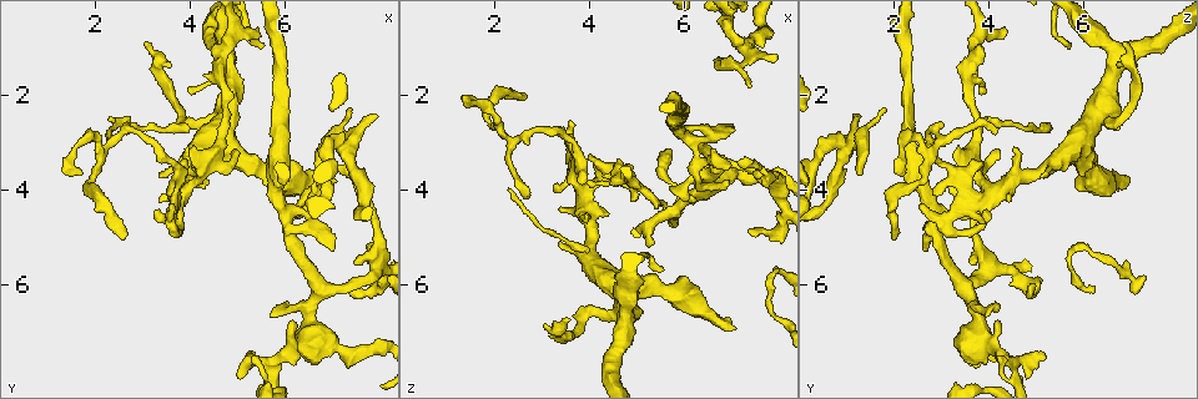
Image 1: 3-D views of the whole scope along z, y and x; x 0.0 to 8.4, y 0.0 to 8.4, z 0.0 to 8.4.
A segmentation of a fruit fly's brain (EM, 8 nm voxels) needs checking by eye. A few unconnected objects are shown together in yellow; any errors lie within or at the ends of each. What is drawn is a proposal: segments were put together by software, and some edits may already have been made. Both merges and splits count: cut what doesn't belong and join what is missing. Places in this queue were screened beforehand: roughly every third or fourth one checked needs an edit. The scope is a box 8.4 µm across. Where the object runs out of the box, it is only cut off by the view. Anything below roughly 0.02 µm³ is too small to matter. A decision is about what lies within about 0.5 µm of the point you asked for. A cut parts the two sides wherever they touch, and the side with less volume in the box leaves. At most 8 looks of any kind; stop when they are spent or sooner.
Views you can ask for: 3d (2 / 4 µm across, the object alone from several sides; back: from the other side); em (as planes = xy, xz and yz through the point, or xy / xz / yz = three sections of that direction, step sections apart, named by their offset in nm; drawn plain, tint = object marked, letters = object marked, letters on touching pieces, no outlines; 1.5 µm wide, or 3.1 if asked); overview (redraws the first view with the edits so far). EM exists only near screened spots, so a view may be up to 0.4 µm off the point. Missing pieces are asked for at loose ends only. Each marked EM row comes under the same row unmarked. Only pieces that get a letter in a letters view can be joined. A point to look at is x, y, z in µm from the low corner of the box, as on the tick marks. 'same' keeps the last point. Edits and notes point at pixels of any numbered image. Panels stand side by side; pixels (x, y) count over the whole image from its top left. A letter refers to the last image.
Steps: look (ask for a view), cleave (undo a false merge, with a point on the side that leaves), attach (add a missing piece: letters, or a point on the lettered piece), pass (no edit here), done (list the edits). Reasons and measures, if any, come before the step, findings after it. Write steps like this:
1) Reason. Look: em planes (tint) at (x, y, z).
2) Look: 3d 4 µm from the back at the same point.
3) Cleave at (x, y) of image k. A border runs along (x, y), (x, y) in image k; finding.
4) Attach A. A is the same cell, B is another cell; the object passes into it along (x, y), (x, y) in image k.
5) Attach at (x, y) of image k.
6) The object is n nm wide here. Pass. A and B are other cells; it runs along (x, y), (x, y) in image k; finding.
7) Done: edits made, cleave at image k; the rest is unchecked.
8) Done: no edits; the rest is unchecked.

An open end. Look: 3d 2 µm at (7.05, 3.85, 6.90).

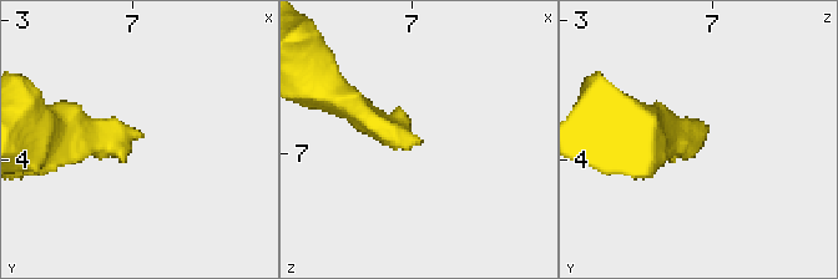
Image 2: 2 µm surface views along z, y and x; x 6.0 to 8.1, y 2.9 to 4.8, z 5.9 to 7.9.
Look: em 3.1 µm planes (letters) at (7.06, 3.82, 6.94).

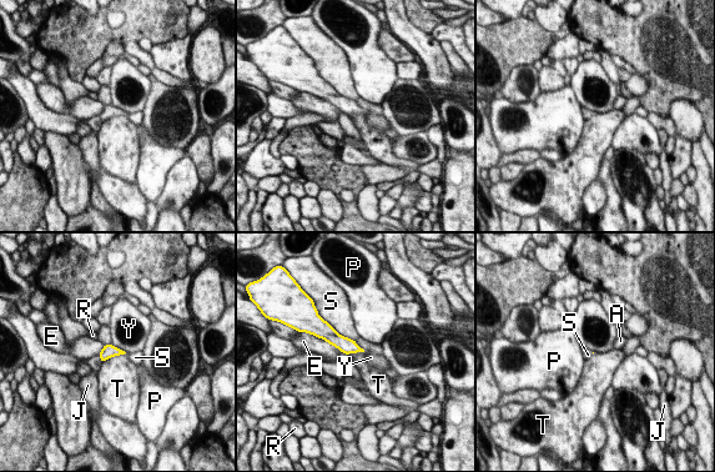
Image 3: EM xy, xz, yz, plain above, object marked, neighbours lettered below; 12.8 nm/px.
Pass. A, E, J, P, R, S, T and Y are other cells; a border runs along (124, 354), (111, 356), (102, 362) in image 3; none of them fits.

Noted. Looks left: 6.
Branch stops here. Look: em xz step 4 (tint) at (7.50, 5.50, 3.60).

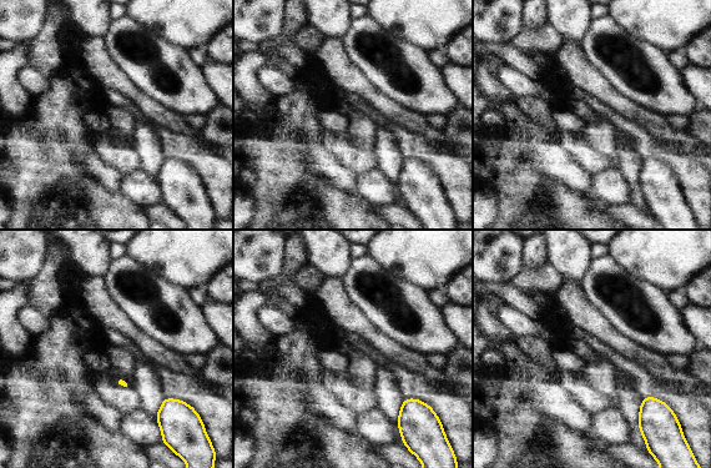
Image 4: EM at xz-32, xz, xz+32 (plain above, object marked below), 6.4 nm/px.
Look: em planes (letters) at the same point.

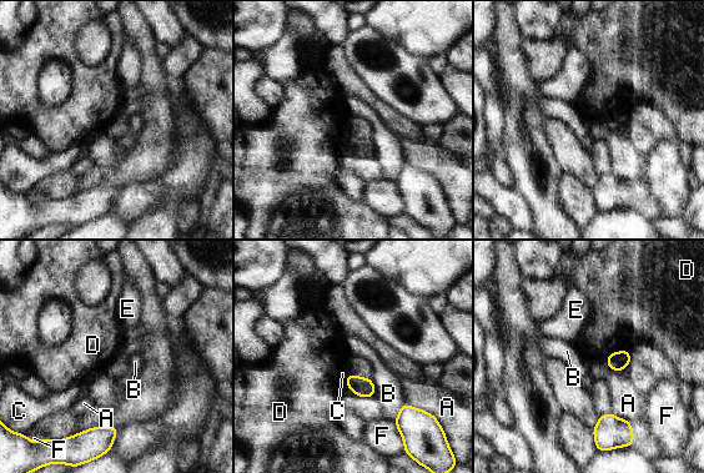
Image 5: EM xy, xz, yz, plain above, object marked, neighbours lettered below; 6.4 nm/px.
Pass. A, B, C, D, E and F are other cells; no lettered piece goes on from it.

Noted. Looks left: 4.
Arms part here. Look: em xy step 8 (tint) at (5.70, 7.70, 4.45).

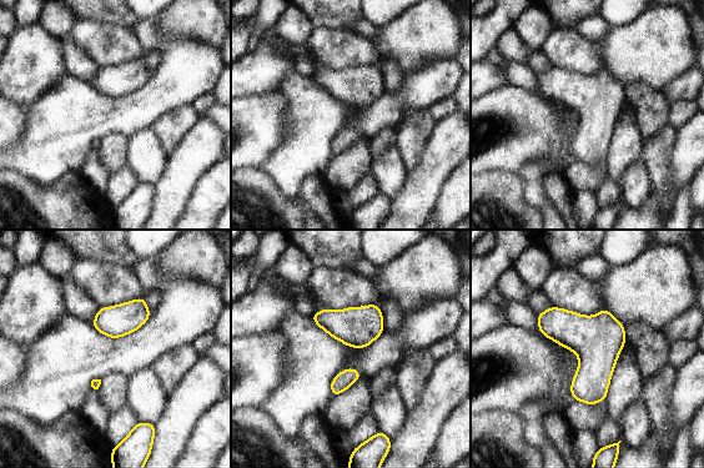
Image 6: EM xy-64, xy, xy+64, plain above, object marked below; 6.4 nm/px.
Look: em planes (letters) at the same point.

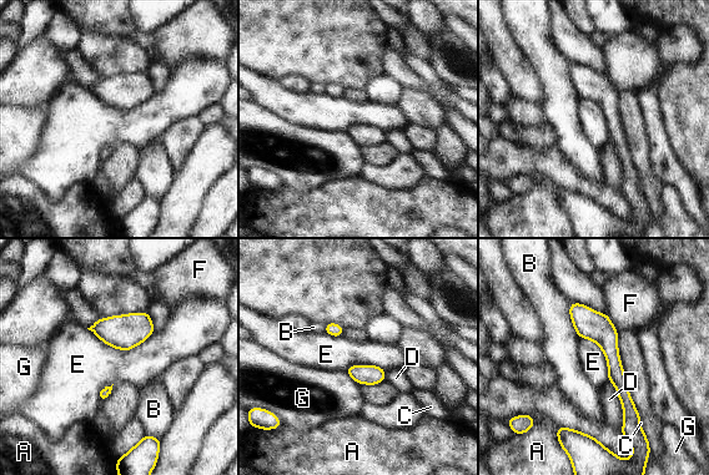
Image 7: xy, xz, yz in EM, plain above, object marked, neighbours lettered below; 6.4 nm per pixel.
The longest contact is with E, 440 nm. Pass. A, B, C, D, E, F and G are other cells; continuous, no second neuron.

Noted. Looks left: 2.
Done: no edits; the rest is unchecked.

